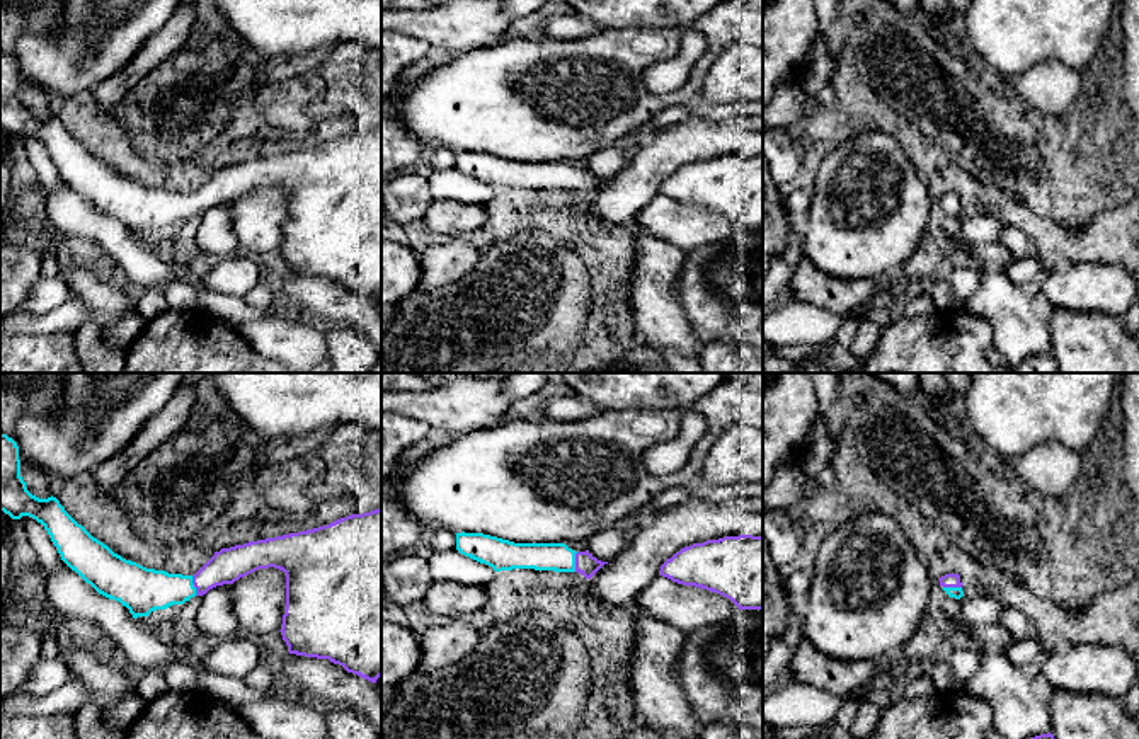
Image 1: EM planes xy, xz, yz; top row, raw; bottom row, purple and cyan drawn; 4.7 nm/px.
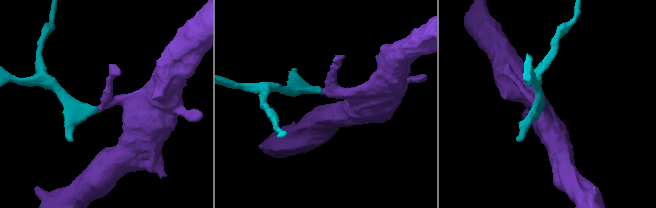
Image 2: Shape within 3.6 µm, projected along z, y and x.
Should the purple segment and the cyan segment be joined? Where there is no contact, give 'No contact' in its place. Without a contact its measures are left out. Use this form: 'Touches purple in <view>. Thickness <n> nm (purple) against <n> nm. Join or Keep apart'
Touches purple in xy. Thickness 160 nm (purple) against 220 nm. Join

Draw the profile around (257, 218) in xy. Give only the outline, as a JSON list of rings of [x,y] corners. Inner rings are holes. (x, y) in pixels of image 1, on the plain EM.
[[[269,186],[240,196],[230,208],[233,233],[250,254],[281,249],[286,225],[286,194]]]

